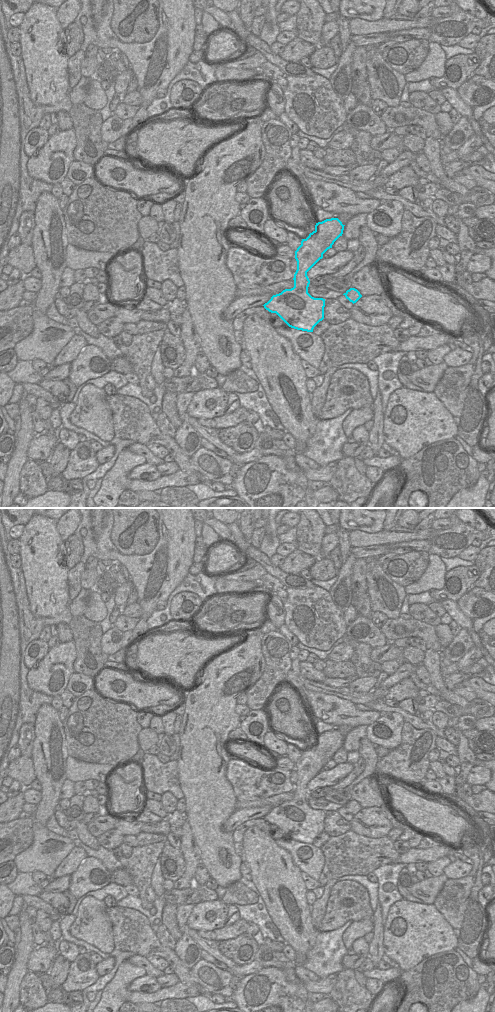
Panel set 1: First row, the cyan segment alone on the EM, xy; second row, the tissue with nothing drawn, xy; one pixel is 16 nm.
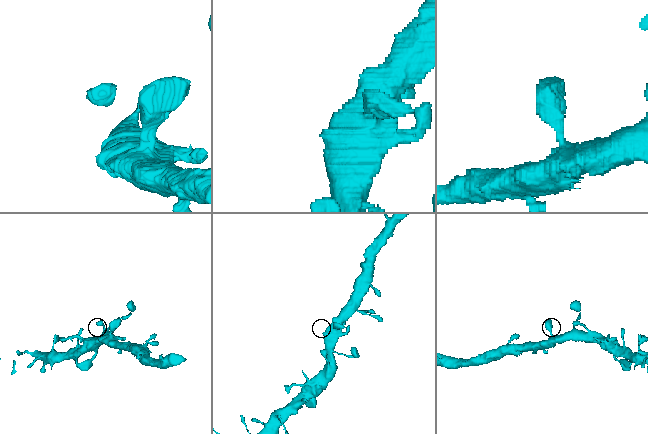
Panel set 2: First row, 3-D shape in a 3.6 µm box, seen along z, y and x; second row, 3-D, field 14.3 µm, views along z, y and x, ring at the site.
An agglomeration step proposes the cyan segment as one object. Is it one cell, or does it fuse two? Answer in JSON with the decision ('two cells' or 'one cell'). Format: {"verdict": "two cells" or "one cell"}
{"verdict": "one cell"}

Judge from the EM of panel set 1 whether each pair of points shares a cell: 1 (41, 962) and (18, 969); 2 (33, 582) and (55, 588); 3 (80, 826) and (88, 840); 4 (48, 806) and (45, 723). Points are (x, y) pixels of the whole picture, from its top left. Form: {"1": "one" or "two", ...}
{"1": "two", "2": "one", "3": "one", "4": "one"}

